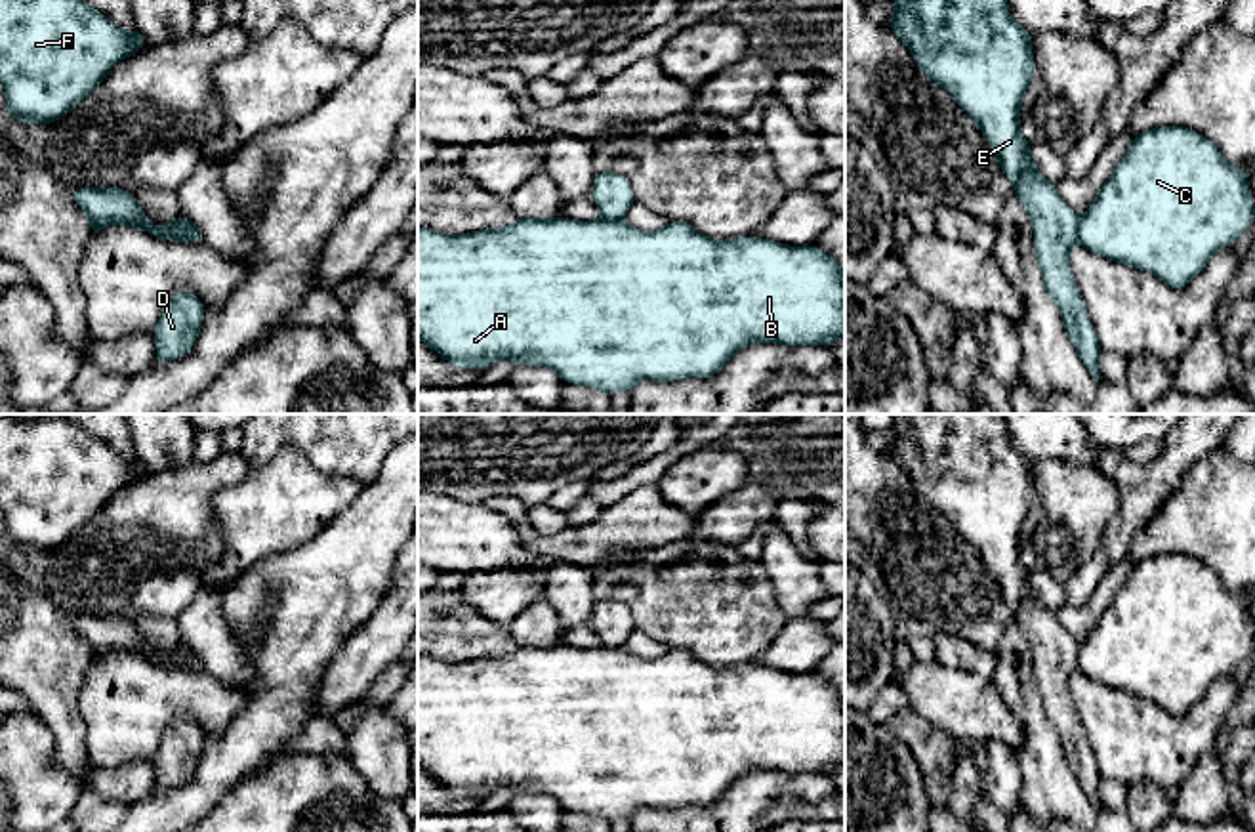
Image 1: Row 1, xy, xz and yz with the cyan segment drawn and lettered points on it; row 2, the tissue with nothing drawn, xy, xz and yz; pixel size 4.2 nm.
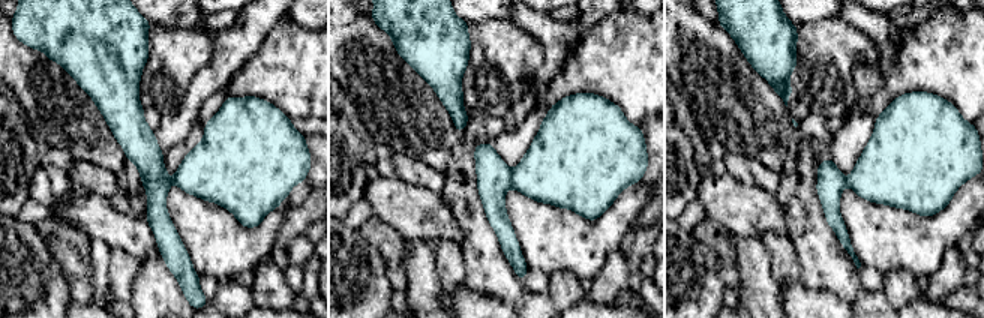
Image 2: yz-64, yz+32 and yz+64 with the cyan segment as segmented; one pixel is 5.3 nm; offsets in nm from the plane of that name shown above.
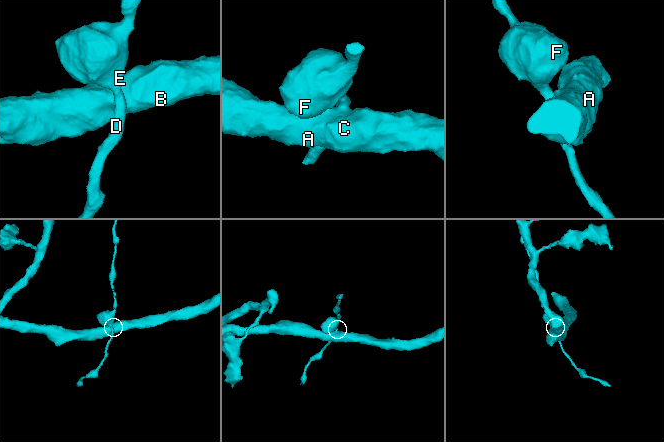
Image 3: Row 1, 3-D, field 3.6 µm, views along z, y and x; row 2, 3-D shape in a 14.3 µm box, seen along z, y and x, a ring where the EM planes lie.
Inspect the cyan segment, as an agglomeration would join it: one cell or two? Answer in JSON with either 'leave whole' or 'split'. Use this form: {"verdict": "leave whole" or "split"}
{"verdict": "split"}

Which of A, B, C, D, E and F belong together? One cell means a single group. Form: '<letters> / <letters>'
A B C / D E F

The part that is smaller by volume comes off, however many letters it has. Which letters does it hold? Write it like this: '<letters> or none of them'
D, E, F

